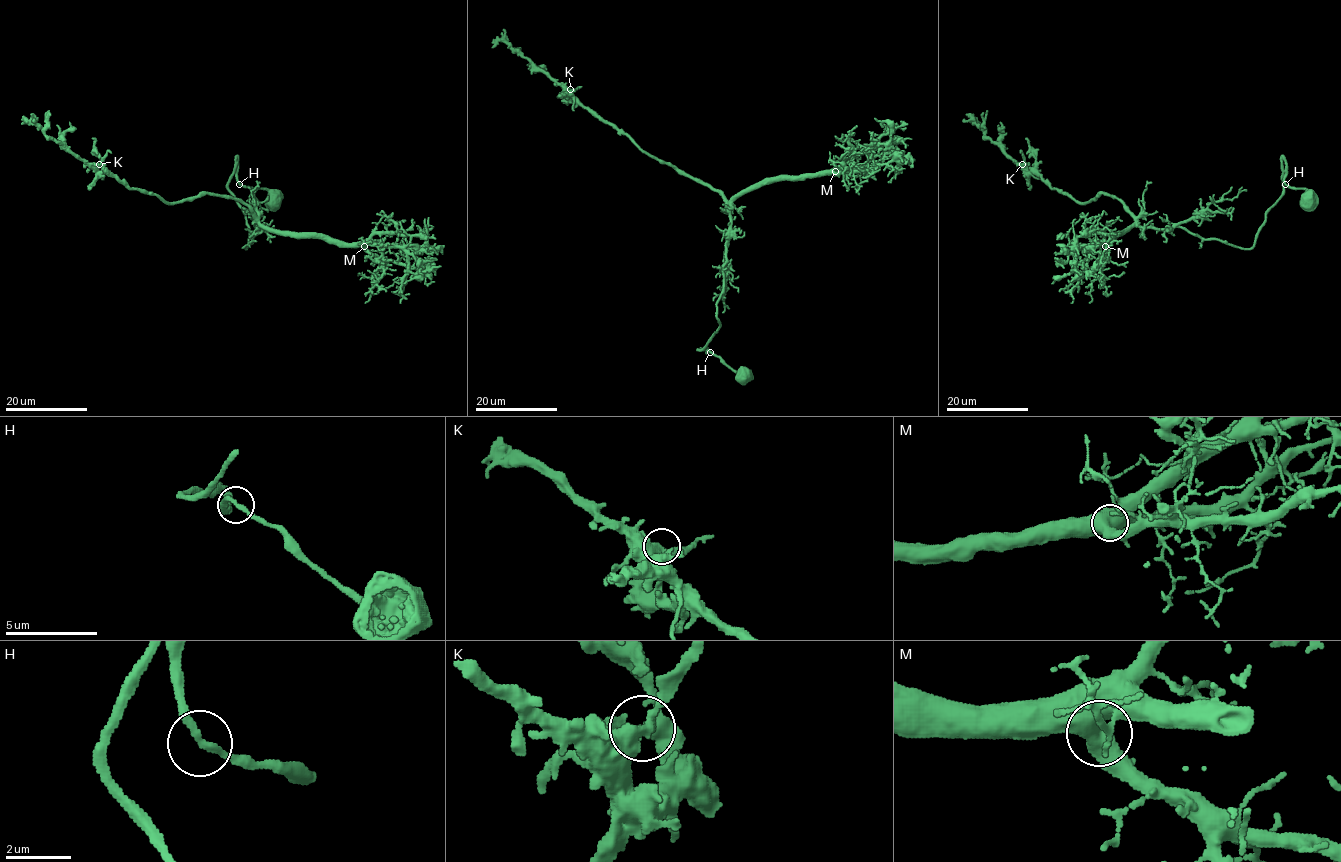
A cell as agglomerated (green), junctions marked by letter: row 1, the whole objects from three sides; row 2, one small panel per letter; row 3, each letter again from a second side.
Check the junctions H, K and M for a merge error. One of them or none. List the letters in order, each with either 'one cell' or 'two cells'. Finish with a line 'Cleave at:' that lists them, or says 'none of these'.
H: one cell
K: one cell
M: one cell
Cleave at: none of these

